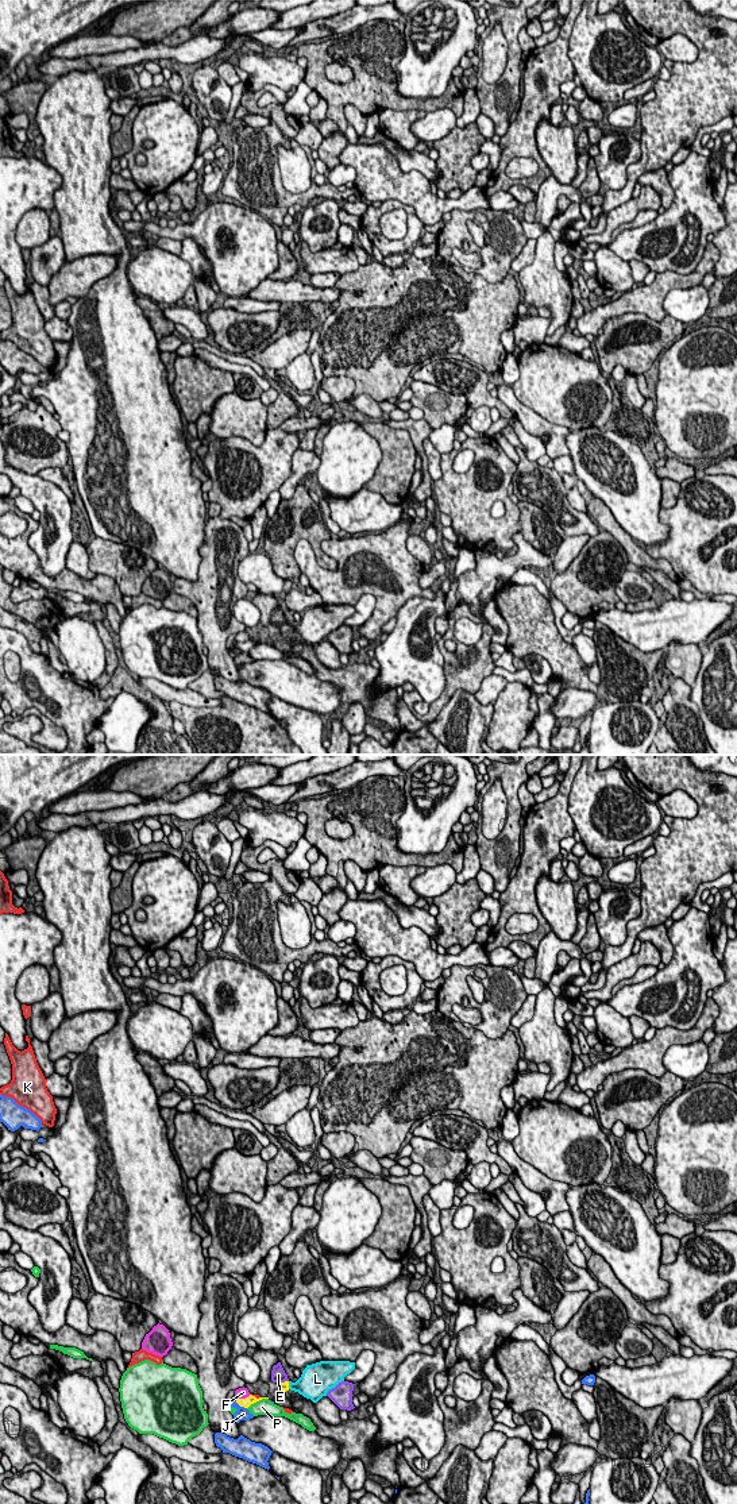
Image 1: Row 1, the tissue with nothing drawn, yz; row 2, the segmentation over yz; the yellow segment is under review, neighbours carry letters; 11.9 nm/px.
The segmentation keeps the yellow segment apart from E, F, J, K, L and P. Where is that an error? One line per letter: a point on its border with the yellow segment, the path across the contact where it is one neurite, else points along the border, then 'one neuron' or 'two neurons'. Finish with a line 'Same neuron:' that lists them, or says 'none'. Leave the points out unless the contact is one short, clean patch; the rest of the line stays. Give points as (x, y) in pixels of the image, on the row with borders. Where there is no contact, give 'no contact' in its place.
E: contact yz (285, 1381); border yz (288, 1380), (280, 1384); two neurons
F: contact yz (243, 1399); two neurons
J: contact yz (240, 1406); two neurons
K: contact yz (254, 1396); two neurons
L: contact yz (288, 1385); way yz (284, 1387), (288, 1385), (308, 1385); one neuron
P: contact yz (257, 1400); two neurons
Same neuron: L

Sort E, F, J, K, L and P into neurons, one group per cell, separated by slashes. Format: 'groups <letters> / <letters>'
groups E / F / J / K / L / P

